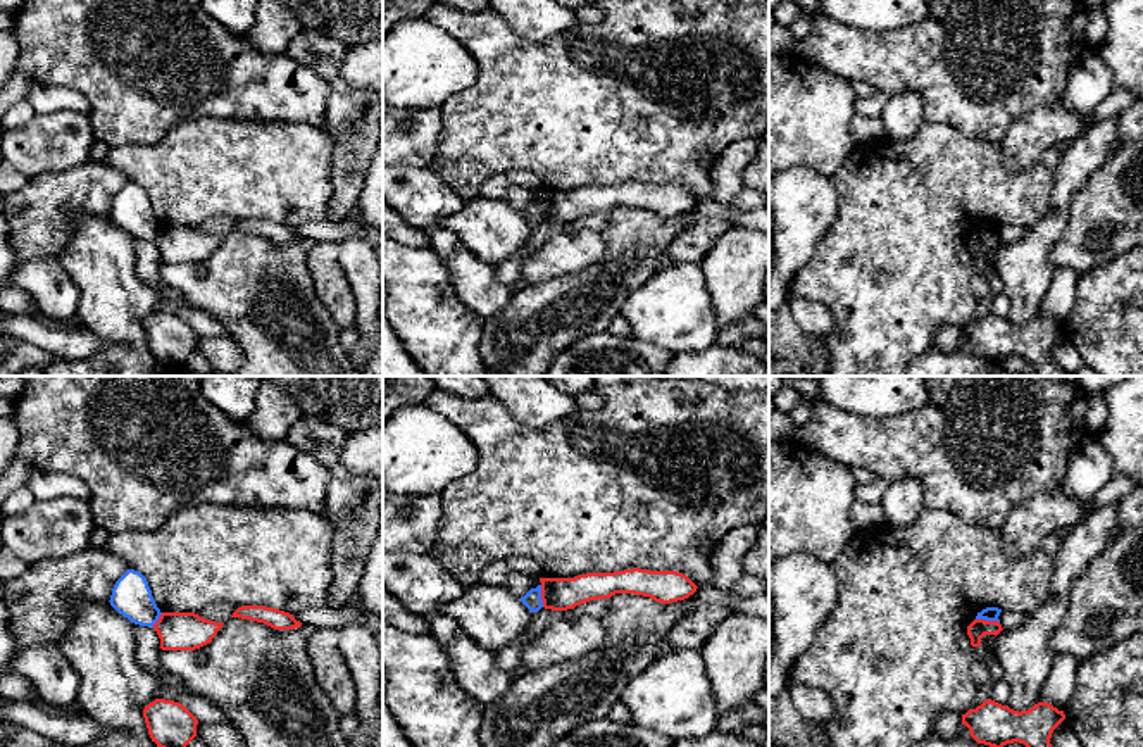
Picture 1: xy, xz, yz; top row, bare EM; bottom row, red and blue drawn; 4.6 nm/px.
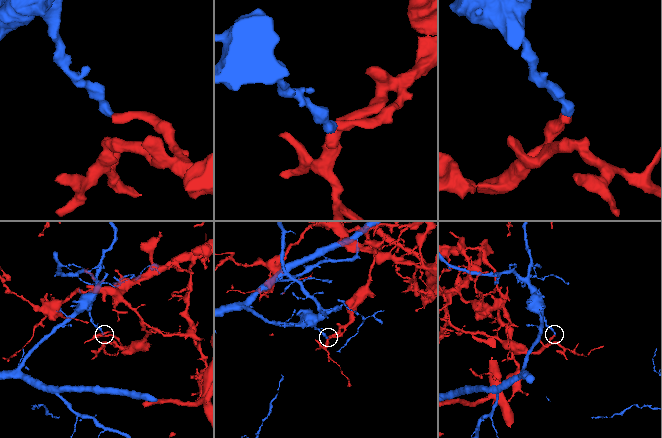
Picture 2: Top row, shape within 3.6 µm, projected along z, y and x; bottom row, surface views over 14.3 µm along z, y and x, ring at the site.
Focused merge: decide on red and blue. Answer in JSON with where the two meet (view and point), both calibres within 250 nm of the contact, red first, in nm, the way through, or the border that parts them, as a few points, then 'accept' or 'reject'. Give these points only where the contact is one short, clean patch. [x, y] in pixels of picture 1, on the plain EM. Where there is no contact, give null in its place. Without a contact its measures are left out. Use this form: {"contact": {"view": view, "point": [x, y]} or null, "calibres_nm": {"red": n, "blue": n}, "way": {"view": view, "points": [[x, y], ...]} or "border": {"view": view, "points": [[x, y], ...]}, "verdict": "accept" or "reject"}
{"contact": {"view": "yz", "point": [988, 235]}, "calibres_nm": {"red": 90, "blue": 60}, "border": {"view": "yz", "points": [[976, 232], [999, 237]]}, "verdict": "reject"}

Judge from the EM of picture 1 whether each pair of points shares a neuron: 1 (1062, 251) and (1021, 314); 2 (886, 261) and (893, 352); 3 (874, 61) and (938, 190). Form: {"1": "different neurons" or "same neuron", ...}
{"1": "different neurons", "2": "same neuron", "3": "different neurons"}

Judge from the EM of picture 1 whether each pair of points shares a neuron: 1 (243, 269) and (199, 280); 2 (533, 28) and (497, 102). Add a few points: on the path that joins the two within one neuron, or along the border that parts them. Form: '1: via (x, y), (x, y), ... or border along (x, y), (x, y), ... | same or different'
1: via (233, 280), (209, 280) | same
2: border along (502, 18), (533, 42), (568, 30) | different

